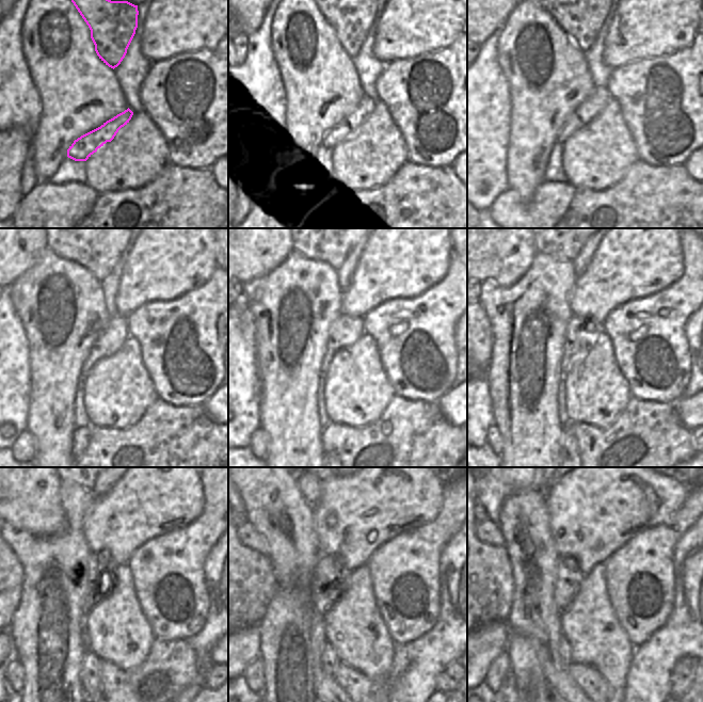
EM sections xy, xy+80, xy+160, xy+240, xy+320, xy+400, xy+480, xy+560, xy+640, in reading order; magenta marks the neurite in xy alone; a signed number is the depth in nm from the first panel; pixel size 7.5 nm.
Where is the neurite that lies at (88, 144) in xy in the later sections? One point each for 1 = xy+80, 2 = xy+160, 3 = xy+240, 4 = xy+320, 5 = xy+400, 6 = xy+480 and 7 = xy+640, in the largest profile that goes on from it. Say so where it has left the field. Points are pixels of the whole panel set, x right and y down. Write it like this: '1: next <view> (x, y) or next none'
1: next xy+80 (349, 125)
2: next xy+160 (600, 97)
3: next xy+240 (116, 332)
4: next xy+320 (346, 331)
5: next xy+400 (580, 336)
6: next xy+480 (101, 579)
7: next xy+640 (569, 577)

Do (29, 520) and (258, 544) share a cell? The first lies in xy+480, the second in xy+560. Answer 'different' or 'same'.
different

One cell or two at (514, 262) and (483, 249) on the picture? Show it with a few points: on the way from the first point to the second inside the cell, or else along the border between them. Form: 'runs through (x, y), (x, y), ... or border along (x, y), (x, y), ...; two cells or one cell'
runs through (507, 255), (500, 249), (491, 249); one cell

